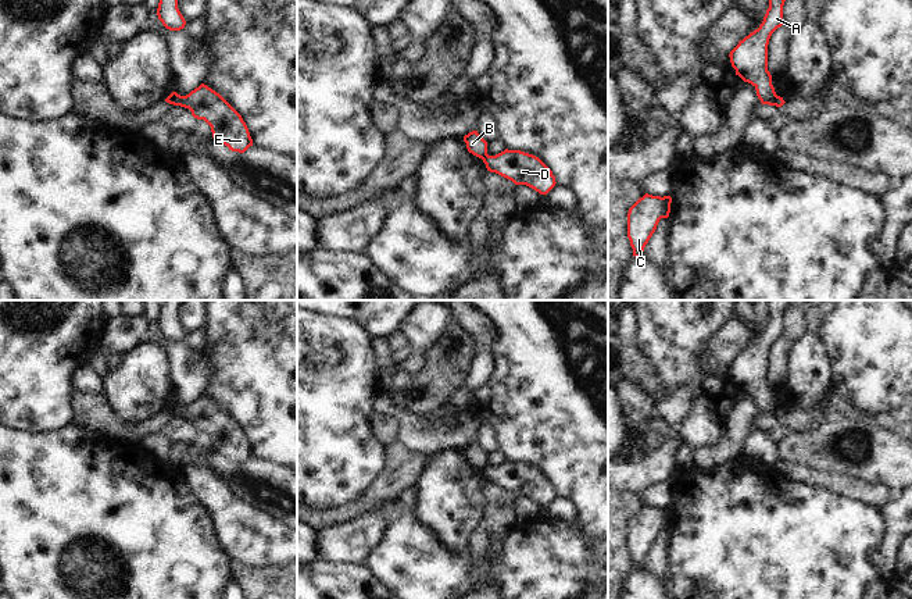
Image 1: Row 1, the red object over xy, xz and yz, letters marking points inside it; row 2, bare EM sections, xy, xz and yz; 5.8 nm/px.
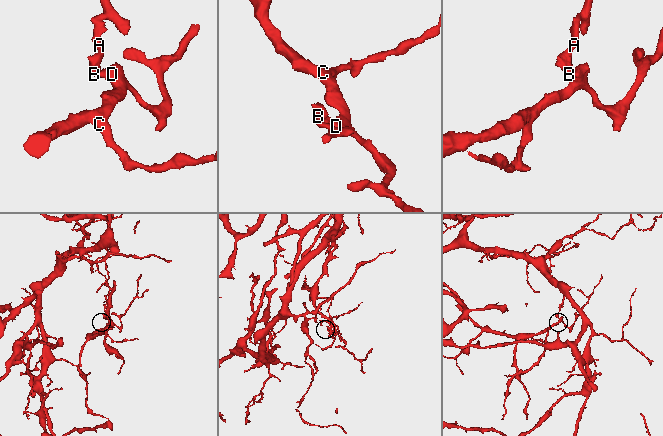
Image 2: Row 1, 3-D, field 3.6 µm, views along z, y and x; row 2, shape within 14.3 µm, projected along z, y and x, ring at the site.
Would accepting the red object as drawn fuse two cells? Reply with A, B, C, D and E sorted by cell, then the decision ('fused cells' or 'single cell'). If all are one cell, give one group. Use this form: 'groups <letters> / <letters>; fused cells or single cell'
groups A B / C D E; fused cells

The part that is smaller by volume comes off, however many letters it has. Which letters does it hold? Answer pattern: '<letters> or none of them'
A, B

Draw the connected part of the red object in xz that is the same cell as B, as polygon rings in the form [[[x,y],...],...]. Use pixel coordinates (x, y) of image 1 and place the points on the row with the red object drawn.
[[[472,131],[464,136],[464,142],[466,143],[466,149],[473,156],[483,158],[487,156],[487,142],[478,133],[478,131]]]

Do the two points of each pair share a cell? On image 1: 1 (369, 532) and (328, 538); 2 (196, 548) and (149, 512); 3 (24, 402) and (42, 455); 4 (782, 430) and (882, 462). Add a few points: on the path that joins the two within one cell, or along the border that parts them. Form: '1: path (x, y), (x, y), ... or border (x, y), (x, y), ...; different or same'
1: path (360, 534), (356, 538), (338, 538); same
2: path (185, 548), (160, 523); same
3: border (67, 425), (47, 432), (14, 430); different
4: border (791, 432), (778, 442); different

